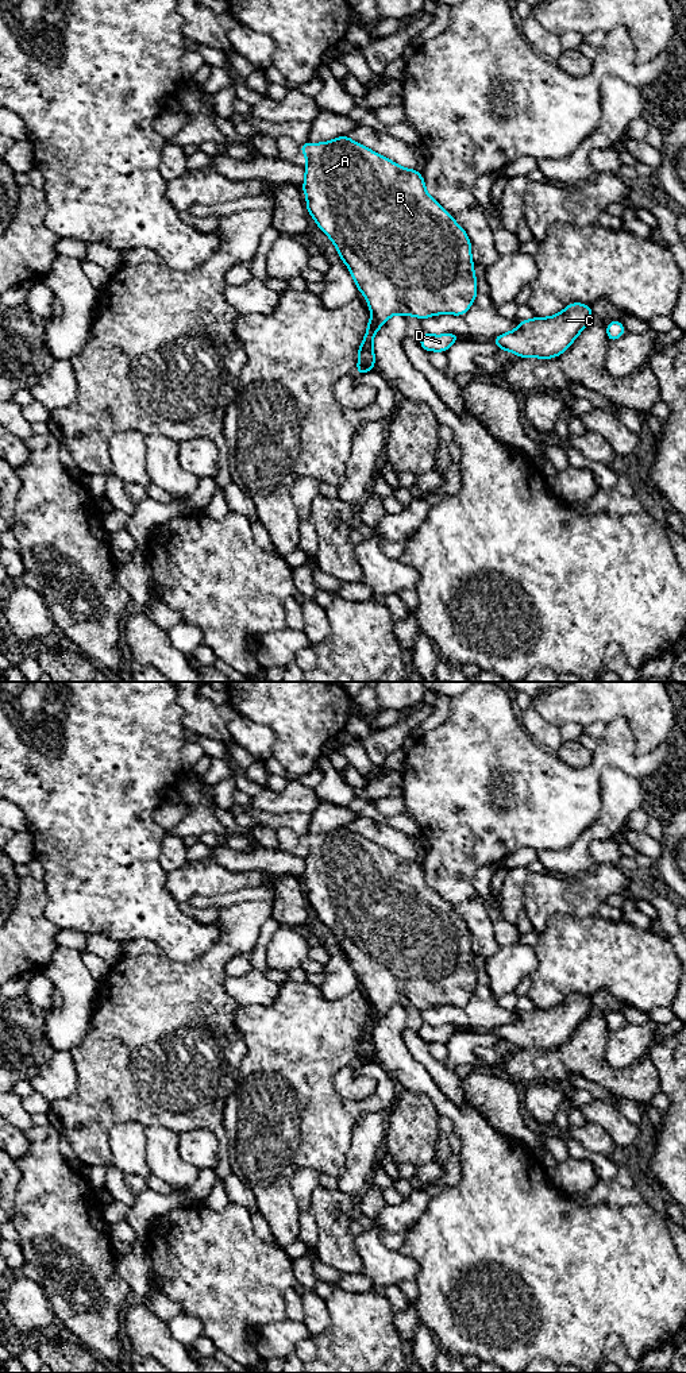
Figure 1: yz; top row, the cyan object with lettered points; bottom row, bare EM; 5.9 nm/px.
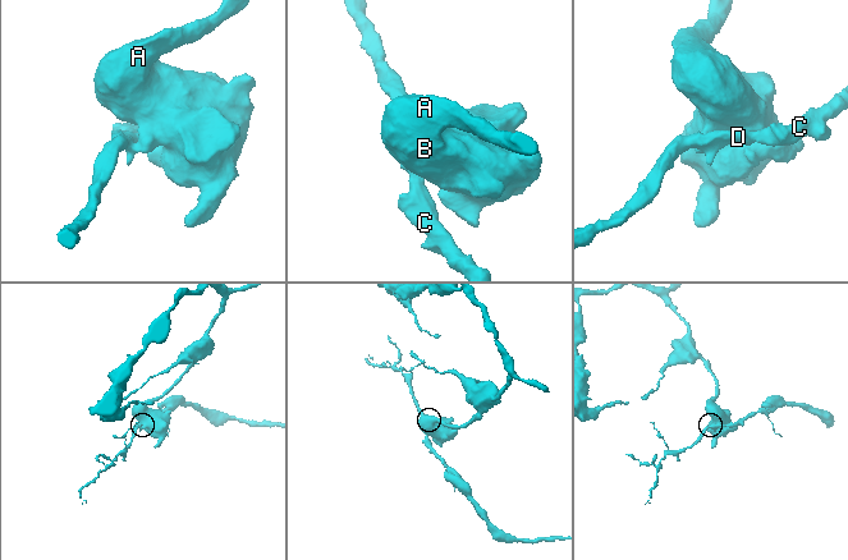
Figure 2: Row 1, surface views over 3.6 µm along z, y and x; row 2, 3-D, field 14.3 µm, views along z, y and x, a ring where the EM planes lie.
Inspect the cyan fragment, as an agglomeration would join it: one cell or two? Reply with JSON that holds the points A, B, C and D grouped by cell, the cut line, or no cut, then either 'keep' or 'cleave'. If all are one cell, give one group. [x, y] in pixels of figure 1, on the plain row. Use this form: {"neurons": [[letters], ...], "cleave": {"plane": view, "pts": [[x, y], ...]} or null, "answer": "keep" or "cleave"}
{"neurons": [["A", "B"], ["C", "D"]], "cleave": {"plane": "yz", "pts": [[357, 1059], [369, 1061]]}, "answer": "cleave"}

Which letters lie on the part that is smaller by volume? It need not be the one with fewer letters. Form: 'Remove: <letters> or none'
Remove: C, D

